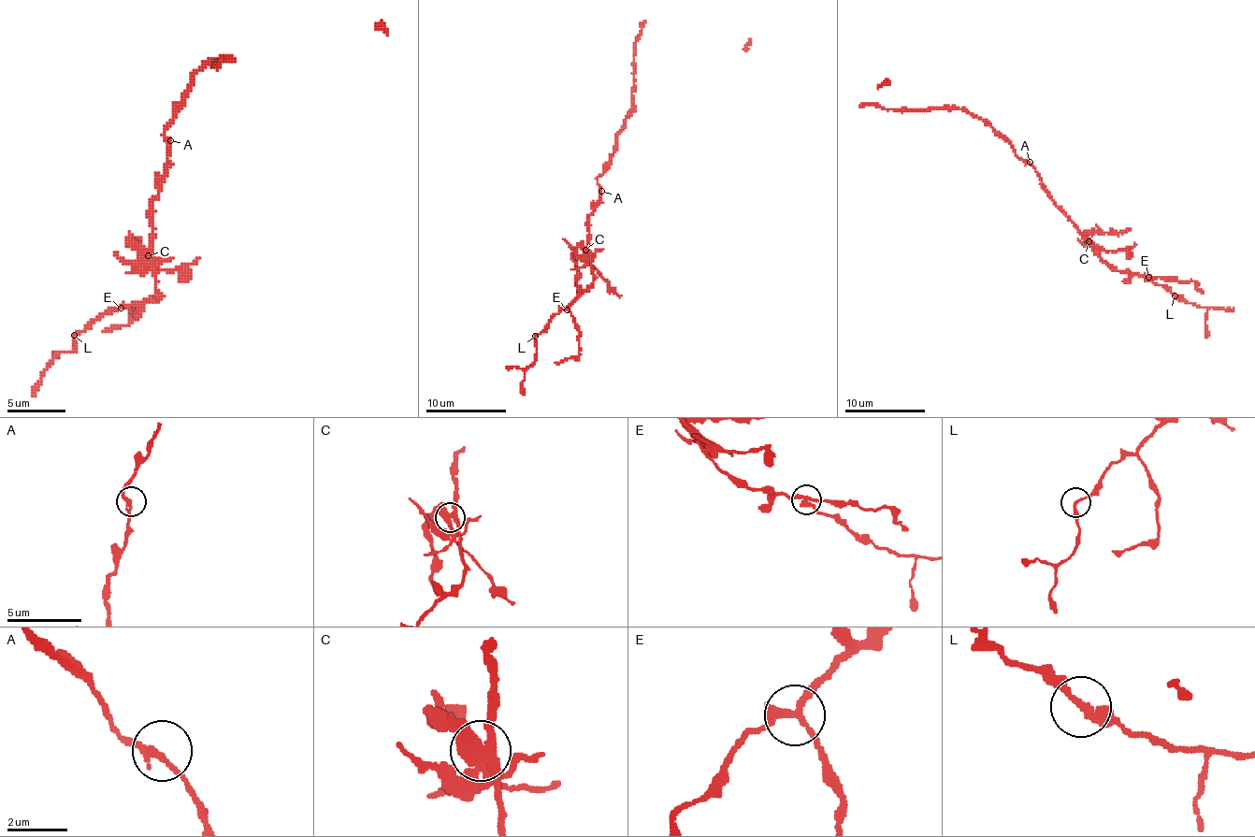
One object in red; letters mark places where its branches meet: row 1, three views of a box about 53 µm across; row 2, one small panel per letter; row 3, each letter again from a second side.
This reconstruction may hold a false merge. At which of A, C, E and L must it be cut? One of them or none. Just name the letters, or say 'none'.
C

